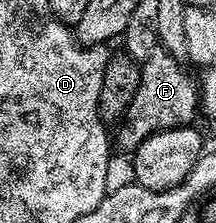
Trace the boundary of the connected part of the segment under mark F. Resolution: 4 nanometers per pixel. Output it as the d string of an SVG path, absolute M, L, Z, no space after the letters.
M157 47L154 55L150 55L150 59L143 62L140 70L140 86L134 95L134 99L130 103L130 107L124 112L123 121L119 122L118 128L115 130L114 137L120 140L120 145L127 151L135 151L146 138L154 135L158 131L166 131L167 129L179 129L181 127L188 127L193 124L192 121L198 117L198 110L200 109L200 90L197 82L192 81L192 77L186 70L180 66L181 62L174 56L173 53L168 52L163 47Z

